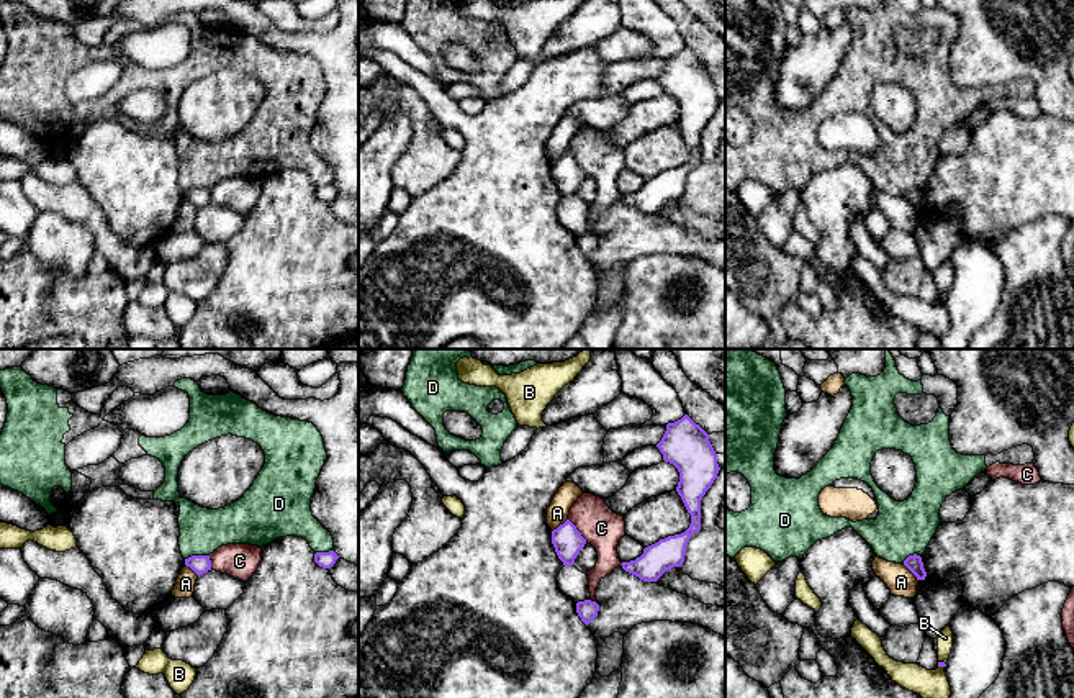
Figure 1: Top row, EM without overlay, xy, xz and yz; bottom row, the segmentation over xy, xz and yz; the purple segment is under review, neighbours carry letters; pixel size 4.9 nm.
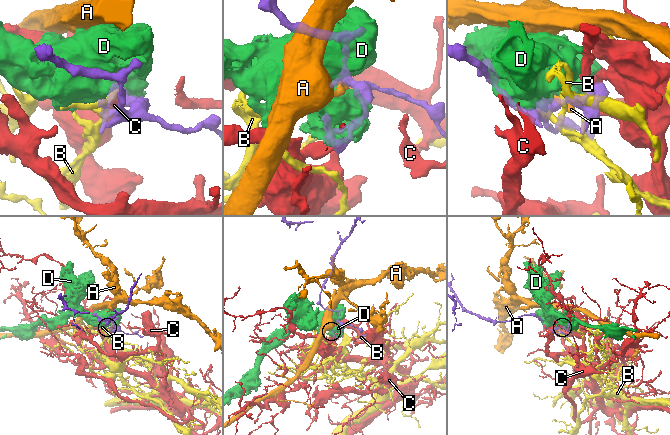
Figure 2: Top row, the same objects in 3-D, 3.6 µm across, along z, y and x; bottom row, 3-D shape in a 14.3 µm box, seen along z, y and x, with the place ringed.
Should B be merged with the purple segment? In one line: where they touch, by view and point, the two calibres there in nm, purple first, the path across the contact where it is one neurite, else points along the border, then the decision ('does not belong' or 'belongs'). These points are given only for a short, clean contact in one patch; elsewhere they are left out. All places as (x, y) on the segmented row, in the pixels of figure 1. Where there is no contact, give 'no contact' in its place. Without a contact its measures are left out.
meets purple in yz at (943, 666); 30 nm thick on the purple side, 80 nm on the other; border along yz (943, 661), (945, 664), (938, 667); does not belong

